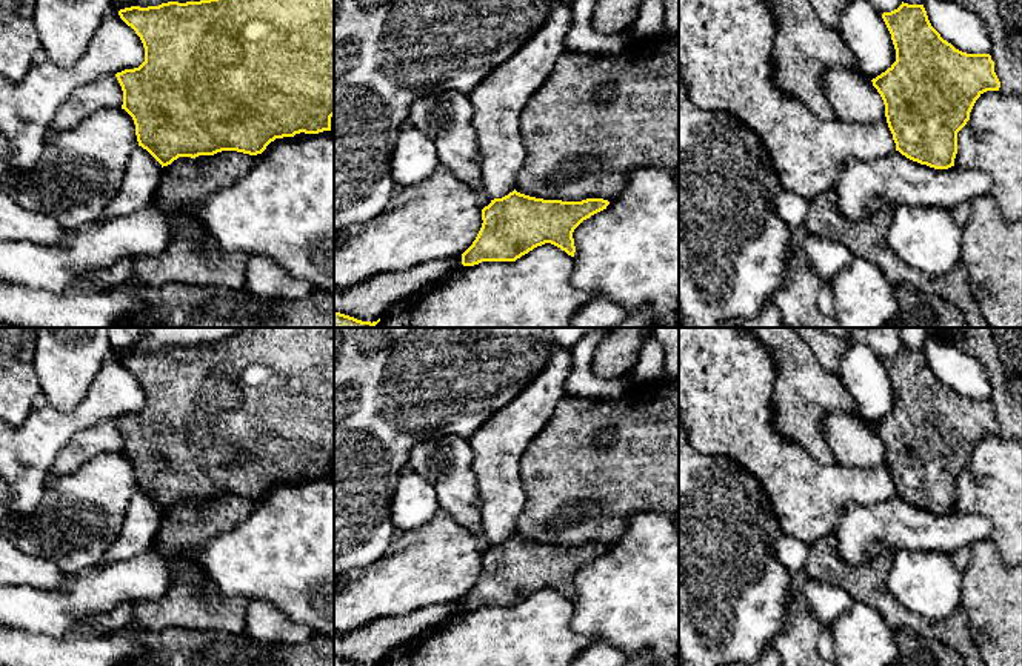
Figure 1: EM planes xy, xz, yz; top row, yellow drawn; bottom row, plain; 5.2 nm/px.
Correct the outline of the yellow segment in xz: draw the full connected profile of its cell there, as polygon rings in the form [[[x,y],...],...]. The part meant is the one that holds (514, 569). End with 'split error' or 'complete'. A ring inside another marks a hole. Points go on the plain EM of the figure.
[[[514,534],[502,543],[491,544],[482,554],[482,572],[473,589],[462,598],[462,609],[516,606],[545,588],[574,601],[574,574],[608,549],[610,546],[603,543],[543,544]]]; complete

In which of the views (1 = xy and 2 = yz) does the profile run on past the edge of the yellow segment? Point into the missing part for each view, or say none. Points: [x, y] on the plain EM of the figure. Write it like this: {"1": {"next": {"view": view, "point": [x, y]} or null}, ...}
{"1": {"next": null}, "2": {"next": null}}

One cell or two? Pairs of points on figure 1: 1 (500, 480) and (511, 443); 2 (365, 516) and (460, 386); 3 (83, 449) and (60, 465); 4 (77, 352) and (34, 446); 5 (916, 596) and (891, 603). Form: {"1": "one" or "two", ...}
{"1": "one", "2": "one", "3": "one", "4": "two", "5": "two"}

